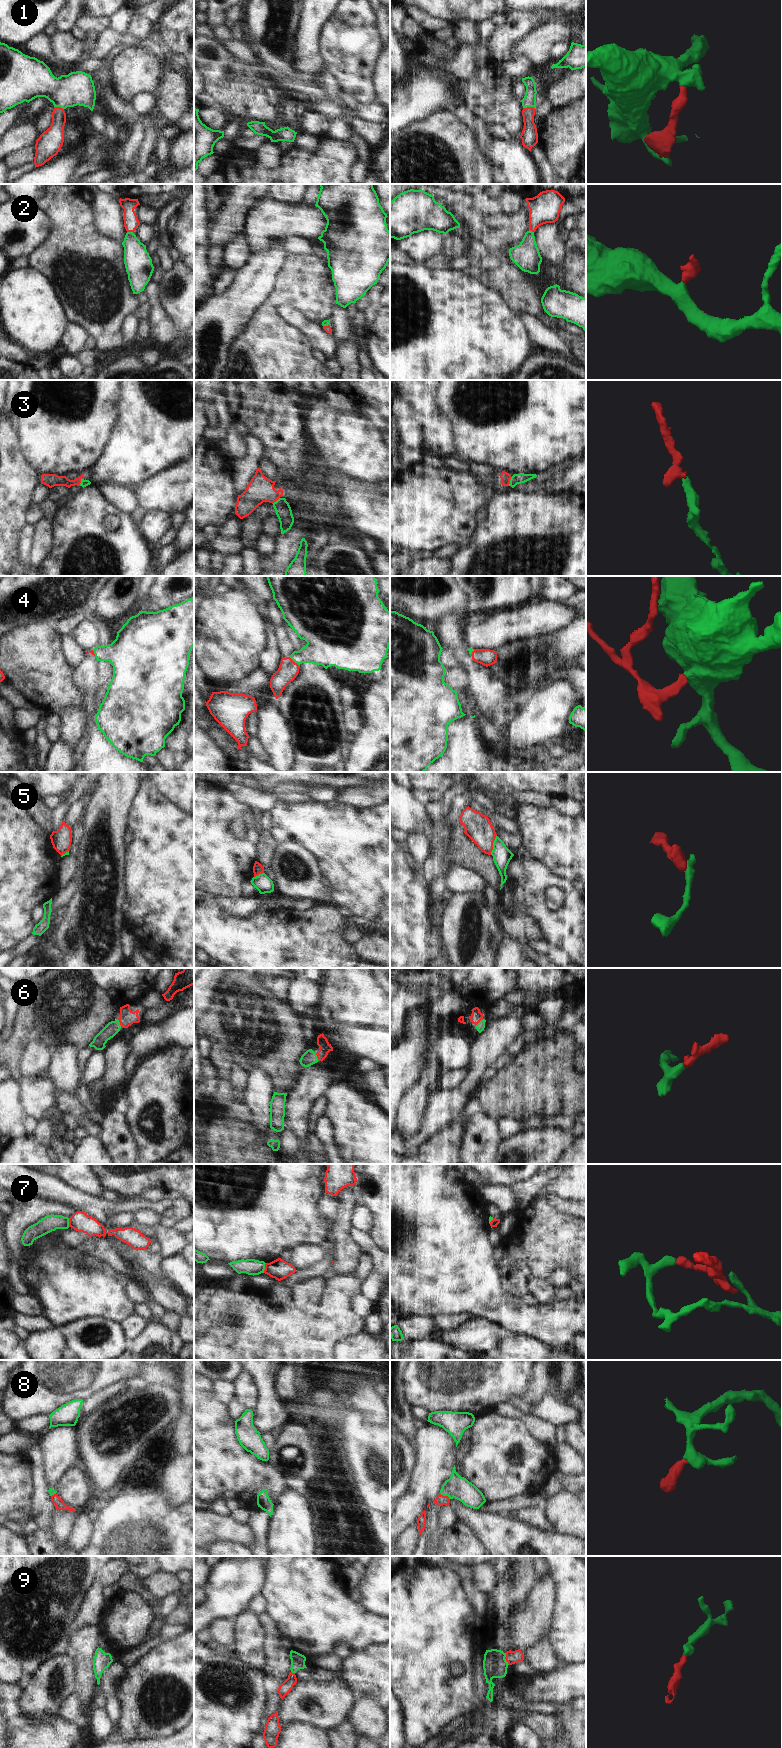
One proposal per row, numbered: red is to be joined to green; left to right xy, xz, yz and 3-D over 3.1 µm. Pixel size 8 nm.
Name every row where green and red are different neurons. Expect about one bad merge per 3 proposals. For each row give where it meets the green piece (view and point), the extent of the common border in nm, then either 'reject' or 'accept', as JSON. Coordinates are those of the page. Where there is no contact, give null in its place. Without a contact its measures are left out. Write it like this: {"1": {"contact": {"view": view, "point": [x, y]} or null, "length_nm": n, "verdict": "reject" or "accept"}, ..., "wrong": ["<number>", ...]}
{"1": {"contact": {"view": "yz", "point": [529, 106]}, "length_nm": 100, "verdict": "accept"}, "2": {"contact": {"view": "xy", "point": [130, 232]}, "length_nm": 60, "verdict": "accept"}, "3": {"contact": {"view": "yz", "point": [510, 481]}, "length_nm": 80, "verdict": "accept"}, "4": {"contact": {"view": "xz", "point": [294, 661]}, "length_nm": 110, "verdict": "accept"}, "5": {"contact": {"view": "yz", "point": [493, 845]}, "length_nm": 170, "verdict": "reject"}, "6": {"contact": {"view": "xz", "point": [316, 1057]}, "length_nm": 70, "verdict": "accept"}, "7": {"contact": {"view": "xz", "point": [264, 1268]}, "length_nm": 80, "verdict": "reject"}, "8": {"contact": {"view": "yz", "point": [445, 1495]}, "length_nm": 90, "verdict": "accept"}, "9": {"contact": {"view": "yz", "point": [505, 1659]}, "length_nm": 100, "verdict": "accept"}, "wrong": ["5", "7"]}

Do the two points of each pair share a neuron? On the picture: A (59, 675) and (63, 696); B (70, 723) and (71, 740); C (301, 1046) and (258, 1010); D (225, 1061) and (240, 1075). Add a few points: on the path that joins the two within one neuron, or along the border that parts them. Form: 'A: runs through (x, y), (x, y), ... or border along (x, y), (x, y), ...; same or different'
A: runs through (59, 680), (59, 691); same
B: runs through (71, 727), (71, 736); same
C: runs through (290, 1042), (269, 1021); same
D: border along (234, 1065), (227, 1079); different

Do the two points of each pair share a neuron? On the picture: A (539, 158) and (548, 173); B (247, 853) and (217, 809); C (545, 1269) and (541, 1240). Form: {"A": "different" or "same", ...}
{"A": "same", "B": "same", "C": "same"}

